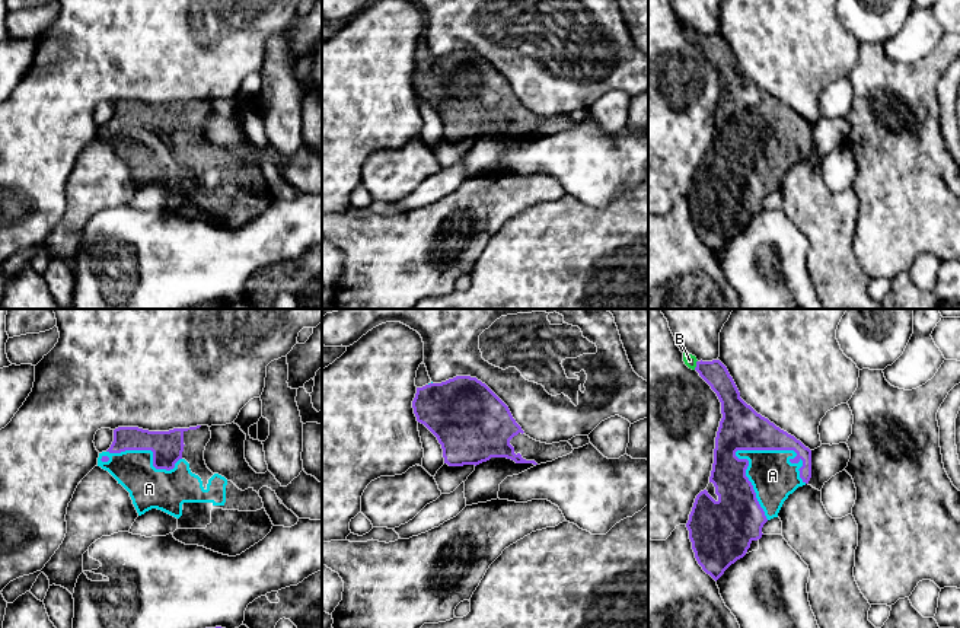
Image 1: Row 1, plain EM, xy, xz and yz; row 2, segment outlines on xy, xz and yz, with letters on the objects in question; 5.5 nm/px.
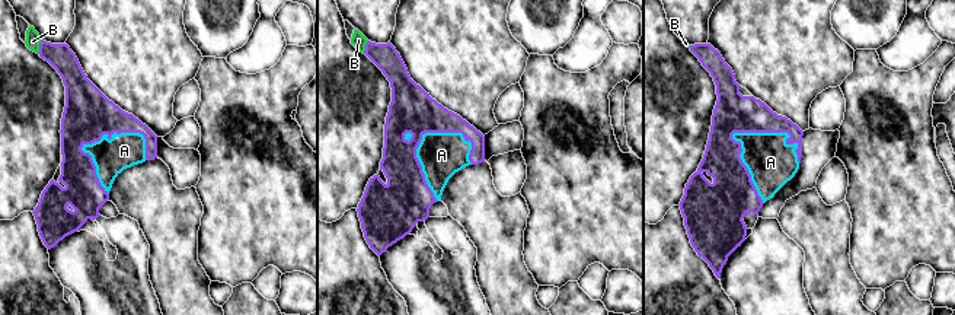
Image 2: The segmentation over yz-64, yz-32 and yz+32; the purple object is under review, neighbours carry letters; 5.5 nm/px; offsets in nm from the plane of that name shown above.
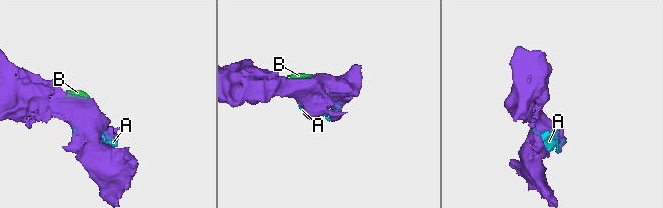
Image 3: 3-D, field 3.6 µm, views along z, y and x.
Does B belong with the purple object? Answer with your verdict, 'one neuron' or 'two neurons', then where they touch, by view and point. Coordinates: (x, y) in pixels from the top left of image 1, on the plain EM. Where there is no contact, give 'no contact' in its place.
one neuron | yz (697, 38)

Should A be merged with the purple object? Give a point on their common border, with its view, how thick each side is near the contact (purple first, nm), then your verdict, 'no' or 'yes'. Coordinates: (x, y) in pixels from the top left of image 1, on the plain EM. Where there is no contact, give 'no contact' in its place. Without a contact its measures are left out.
yz (749, 155) | 300/240 nm | yes

